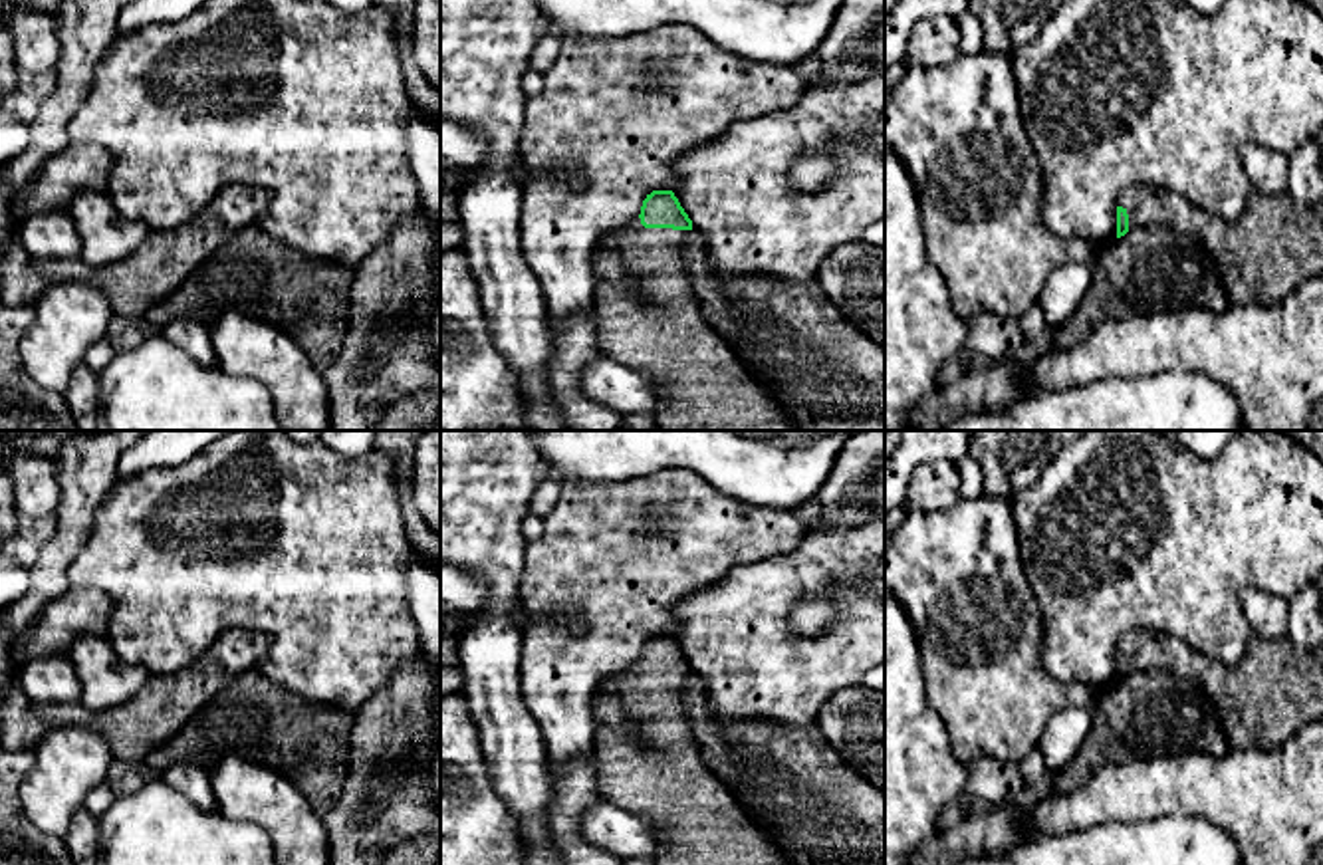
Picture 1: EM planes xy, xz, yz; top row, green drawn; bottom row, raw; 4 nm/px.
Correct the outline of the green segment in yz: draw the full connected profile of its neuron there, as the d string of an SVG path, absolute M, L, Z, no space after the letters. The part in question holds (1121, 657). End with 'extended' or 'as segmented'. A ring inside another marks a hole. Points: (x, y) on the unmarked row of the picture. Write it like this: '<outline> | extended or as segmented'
M1135 629L1119 639L1117 682L1137 673L1172 673L1194 680L1214 702L1230 750L1273 750L1303 726L1323 718L1323 649L1305 651L1285 635L1252 637L1236 665L1210 661L1184 643L1150 629Z | extended

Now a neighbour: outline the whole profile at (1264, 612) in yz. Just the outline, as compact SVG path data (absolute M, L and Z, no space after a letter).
M1248 585L1240 591L1240 605L1254 637L1277 639L1285 635L1285 597Z

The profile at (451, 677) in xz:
M440 667L440 696L456 694L464 688L464 675L460 667Z

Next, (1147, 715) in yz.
M1137 673L1095 696L1093 730L1077 758L1051 774L1051 792L1069 794L1111 764L1152 756L1230 750L1214 702L1190 679Z

